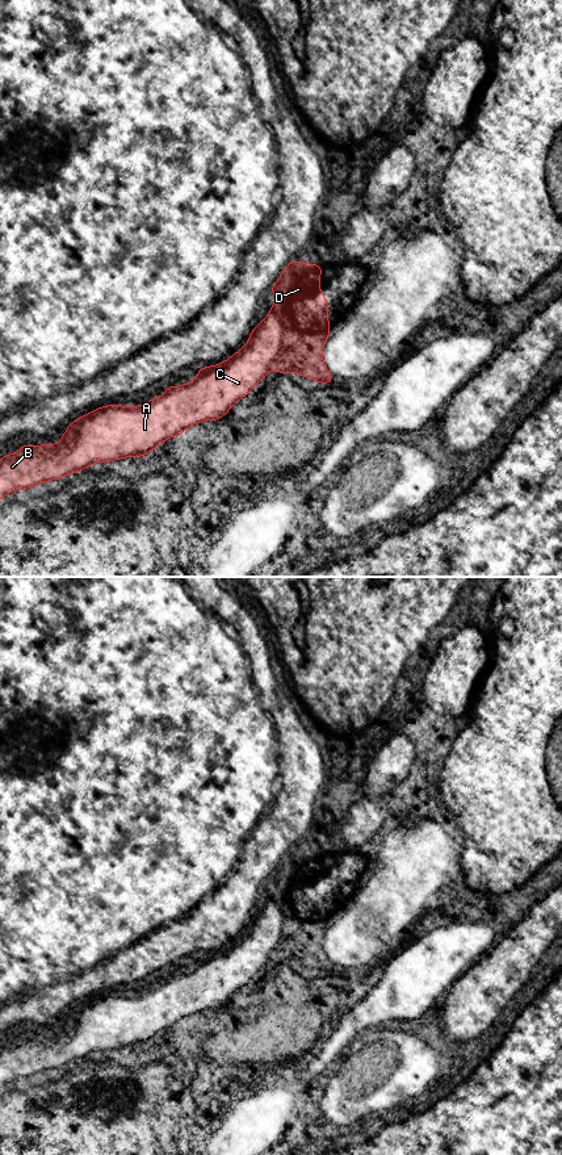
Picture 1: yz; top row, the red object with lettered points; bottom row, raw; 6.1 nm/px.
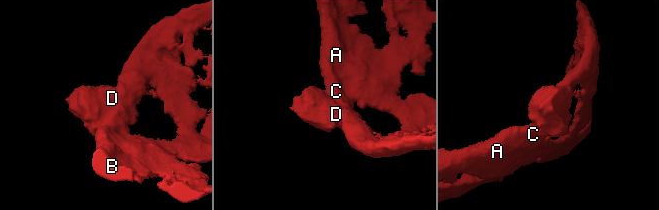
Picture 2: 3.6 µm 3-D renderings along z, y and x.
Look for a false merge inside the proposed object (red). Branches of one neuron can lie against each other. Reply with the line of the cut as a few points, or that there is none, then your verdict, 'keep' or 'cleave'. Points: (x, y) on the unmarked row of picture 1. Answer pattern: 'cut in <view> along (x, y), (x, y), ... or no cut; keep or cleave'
cut in yz along (271, 898), (282, 912), (282, 934), (277, 949), (271, 957); cleave

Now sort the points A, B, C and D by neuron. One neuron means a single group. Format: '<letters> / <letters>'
A B C / D

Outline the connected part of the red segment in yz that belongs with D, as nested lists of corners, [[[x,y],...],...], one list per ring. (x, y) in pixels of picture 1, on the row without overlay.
[[[292,849],[270,876],[274,883],[274,894],[270,899],[277,901],[284,912],[282,936],[272,958],[278,962],[299,962],[305,967],[328,974],[334,964],[327,958],[322,943],[331,912],[327,908],[328,887],[319,878],[320,865],[322,853]]]

